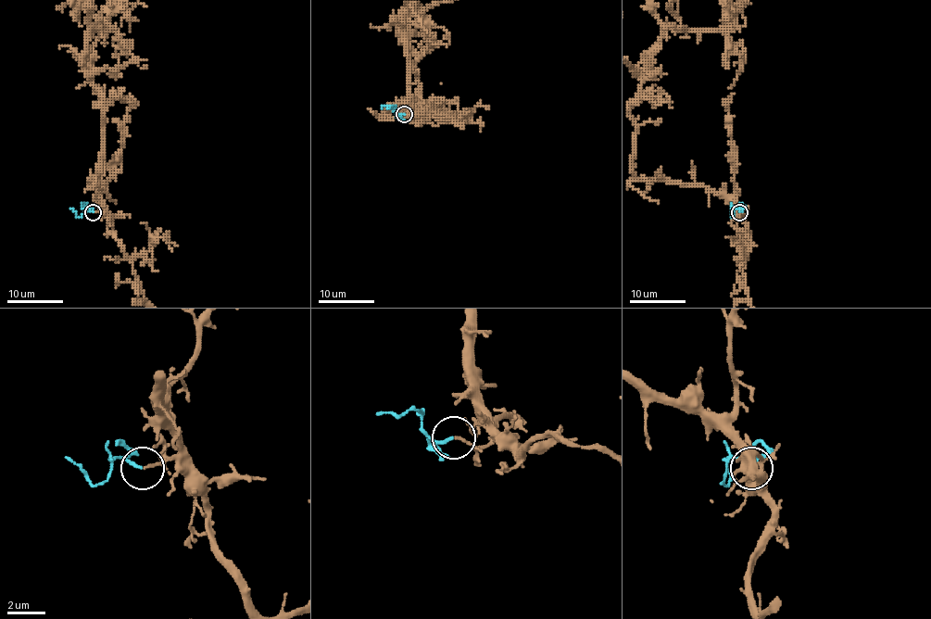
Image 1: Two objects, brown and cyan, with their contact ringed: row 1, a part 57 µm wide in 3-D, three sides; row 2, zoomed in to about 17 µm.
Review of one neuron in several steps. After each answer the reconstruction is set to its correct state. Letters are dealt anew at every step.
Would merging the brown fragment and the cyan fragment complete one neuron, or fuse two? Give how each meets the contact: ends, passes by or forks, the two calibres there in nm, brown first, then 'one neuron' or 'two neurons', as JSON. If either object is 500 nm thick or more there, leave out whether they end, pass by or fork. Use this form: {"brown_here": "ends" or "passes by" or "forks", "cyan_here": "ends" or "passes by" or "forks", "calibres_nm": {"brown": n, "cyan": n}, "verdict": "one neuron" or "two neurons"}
{"brown_here": "ends", "cyan_here": "passes by", "calibres_nm": {"brown": 140, "cyan": 130}, "verdict": "one neuron"}

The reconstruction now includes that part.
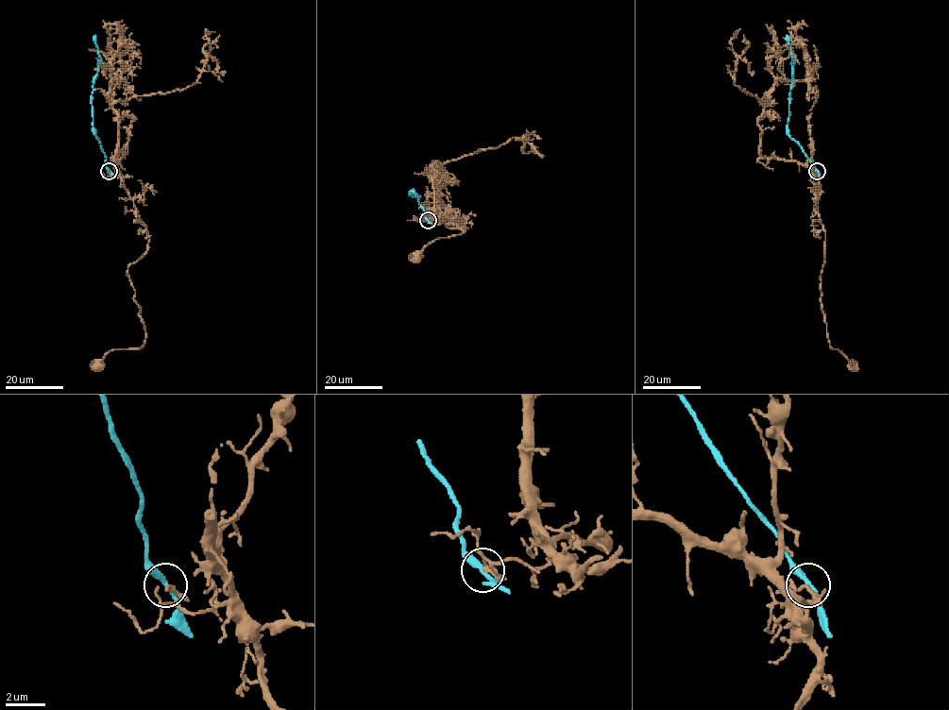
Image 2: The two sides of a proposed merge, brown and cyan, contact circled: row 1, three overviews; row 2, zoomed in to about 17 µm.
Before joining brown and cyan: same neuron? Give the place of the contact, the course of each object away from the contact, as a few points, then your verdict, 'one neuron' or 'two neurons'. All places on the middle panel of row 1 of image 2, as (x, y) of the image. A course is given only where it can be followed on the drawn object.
(428, 220) | brown via (428, 221), (449, 218), (468, 228), (446, 225), (452, 224), (465, 231), (437, 238), (416, 257) | cyan via (428, 221), (414, 192), (410, 194), (418, 195), (413, 190) | two neurons

